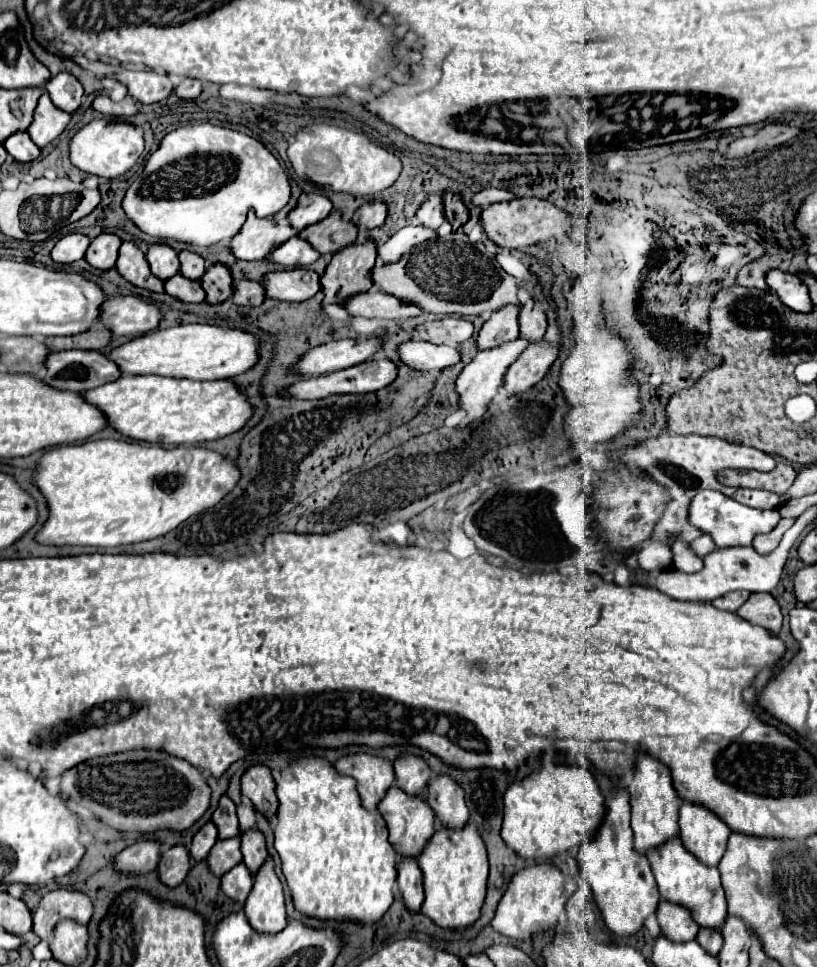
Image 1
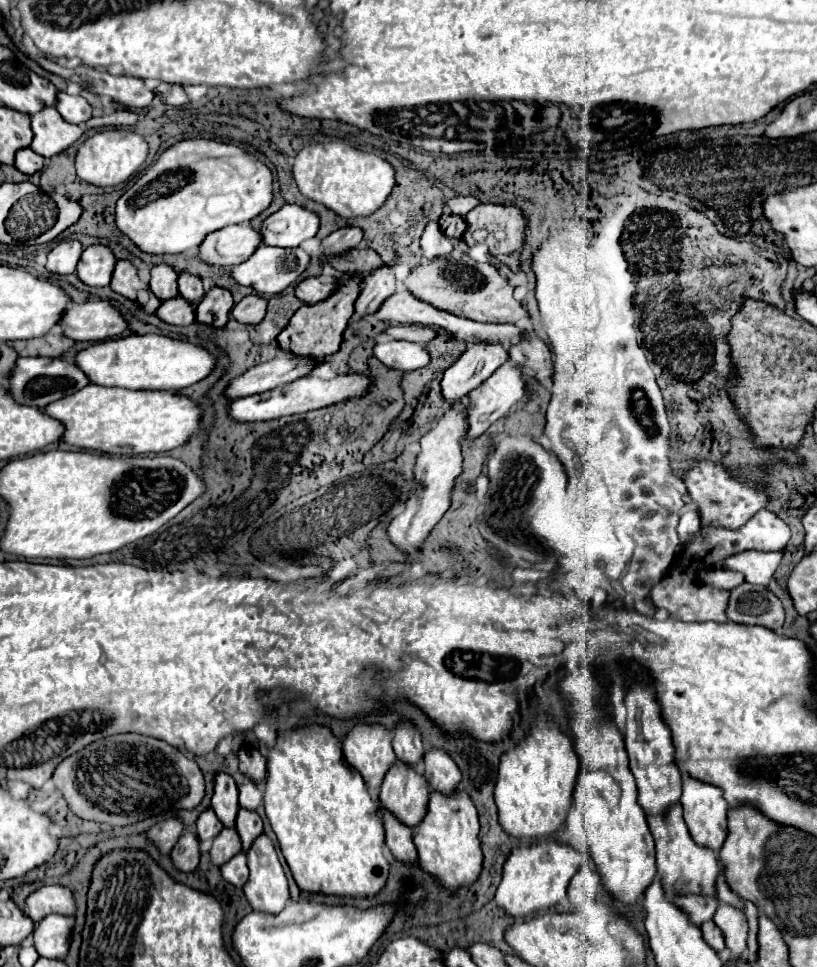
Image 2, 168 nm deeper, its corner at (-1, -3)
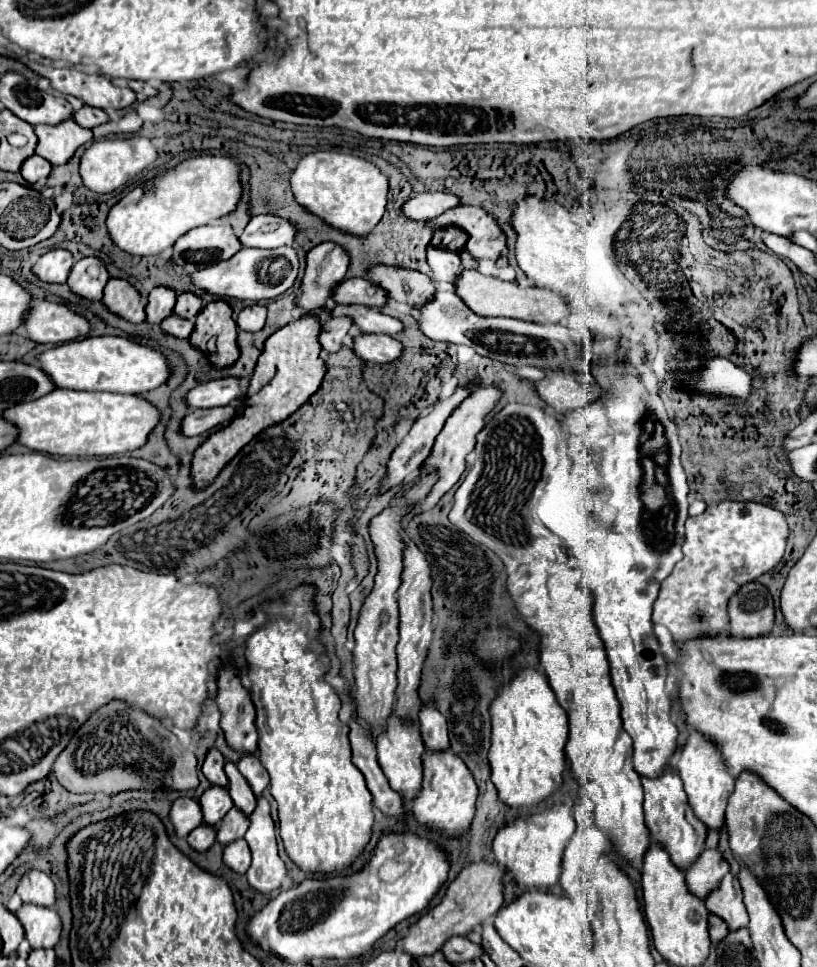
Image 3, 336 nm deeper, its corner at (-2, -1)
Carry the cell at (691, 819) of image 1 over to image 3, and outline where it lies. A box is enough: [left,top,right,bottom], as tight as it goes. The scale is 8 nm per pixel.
[677,732,735,830]

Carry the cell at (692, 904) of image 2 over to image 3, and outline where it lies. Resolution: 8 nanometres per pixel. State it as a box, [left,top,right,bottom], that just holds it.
[685,850,729,900]

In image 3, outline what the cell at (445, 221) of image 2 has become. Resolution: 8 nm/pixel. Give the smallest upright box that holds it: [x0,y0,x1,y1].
[433,226,467,250]

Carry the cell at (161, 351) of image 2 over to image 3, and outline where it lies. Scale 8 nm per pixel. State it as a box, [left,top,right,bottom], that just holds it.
[39,336,171,394]

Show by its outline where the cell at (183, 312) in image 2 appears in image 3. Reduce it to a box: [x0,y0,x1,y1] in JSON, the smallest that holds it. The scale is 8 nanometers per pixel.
[161,314,193,338]

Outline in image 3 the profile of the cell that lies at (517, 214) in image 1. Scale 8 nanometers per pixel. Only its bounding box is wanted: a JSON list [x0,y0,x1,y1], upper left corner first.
[433,206,507,260]

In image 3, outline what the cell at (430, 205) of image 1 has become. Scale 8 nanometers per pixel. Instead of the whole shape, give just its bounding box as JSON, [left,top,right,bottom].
[427,246,461,282]

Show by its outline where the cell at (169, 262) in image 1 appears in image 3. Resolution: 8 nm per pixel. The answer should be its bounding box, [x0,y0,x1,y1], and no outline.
[147,286,175,324]

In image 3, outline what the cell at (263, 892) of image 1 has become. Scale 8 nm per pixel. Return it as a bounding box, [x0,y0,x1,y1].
[245,796,287,894]

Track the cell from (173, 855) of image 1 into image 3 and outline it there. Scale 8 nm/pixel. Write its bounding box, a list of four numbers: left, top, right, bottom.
[187,824,215,852]

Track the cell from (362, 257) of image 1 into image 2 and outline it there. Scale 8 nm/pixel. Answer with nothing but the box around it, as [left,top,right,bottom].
[278,276,362,362]

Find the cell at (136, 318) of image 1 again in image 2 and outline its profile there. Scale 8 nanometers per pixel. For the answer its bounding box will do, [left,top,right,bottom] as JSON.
[58,300,126,342]

